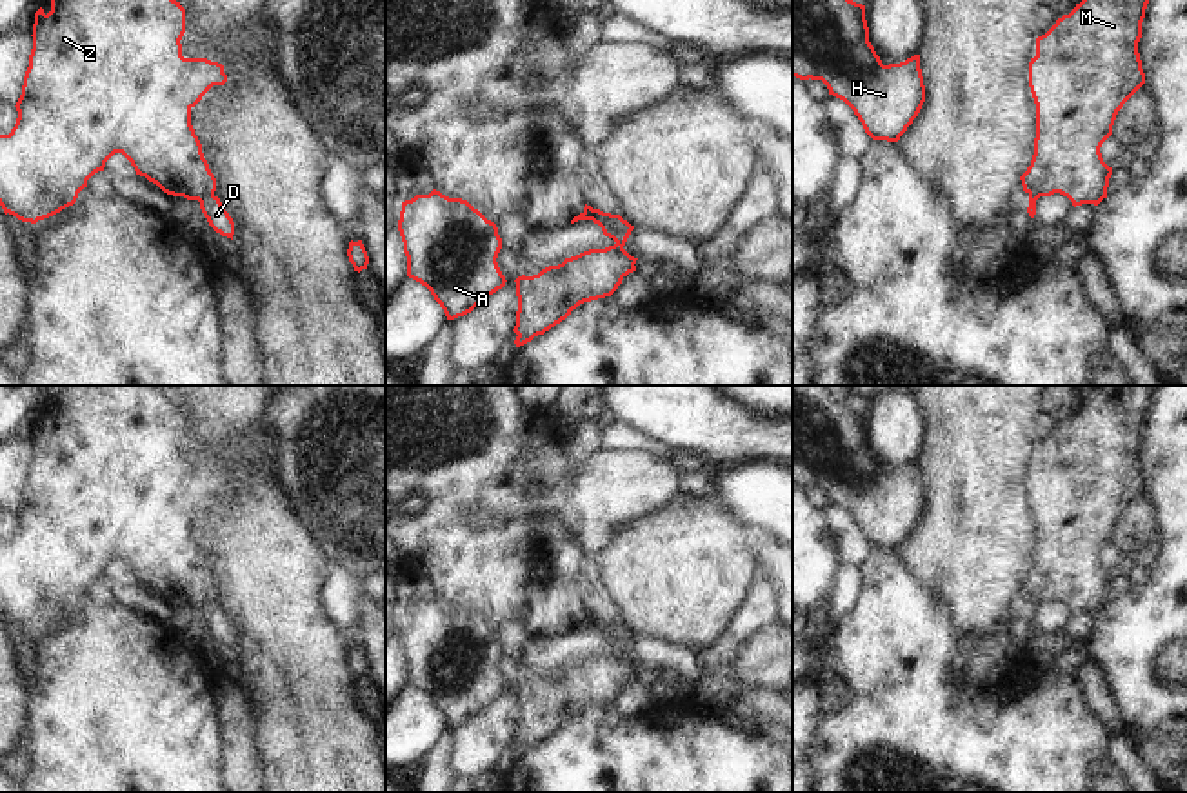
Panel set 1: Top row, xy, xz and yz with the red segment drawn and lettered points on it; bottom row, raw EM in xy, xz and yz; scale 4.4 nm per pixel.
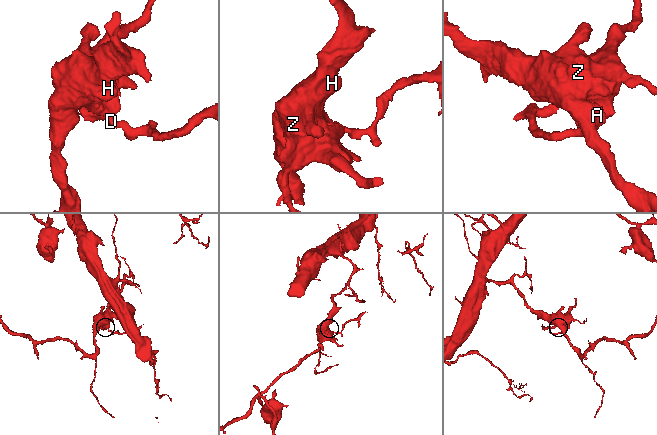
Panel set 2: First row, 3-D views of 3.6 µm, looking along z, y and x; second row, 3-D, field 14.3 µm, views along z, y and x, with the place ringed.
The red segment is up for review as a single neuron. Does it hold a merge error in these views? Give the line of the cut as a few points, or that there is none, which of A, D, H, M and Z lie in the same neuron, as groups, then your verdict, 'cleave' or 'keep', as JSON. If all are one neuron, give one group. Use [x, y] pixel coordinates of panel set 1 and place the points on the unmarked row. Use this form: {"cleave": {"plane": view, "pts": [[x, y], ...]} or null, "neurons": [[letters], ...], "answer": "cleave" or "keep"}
{"cleave": {"plane": "xy", "pts": [[213, 601], [206, 601], [199, 608]]}, "neurons": [["A", "H", "M", "Z"], ["D"]], "answer": "cleave"}

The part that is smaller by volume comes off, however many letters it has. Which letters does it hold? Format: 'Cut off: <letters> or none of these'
Cut off: D.

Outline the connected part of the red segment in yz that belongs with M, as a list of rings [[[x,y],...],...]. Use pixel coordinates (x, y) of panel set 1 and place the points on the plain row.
[[[1098,386],[1076,415],[1036,446],[1029,495],[1036,511],[1034,562],[1020,584],[1023,598],[1040,606],[1060,600],[1072,613],[1107,606],[1109,575],[1100,560],[1123,511],[1145,491],[1138,460],[1142,429],[1158,386]]]

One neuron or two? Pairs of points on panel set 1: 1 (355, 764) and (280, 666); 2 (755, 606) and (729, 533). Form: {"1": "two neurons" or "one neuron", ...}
{"1": "one neuron", "2": "two neurons"}

